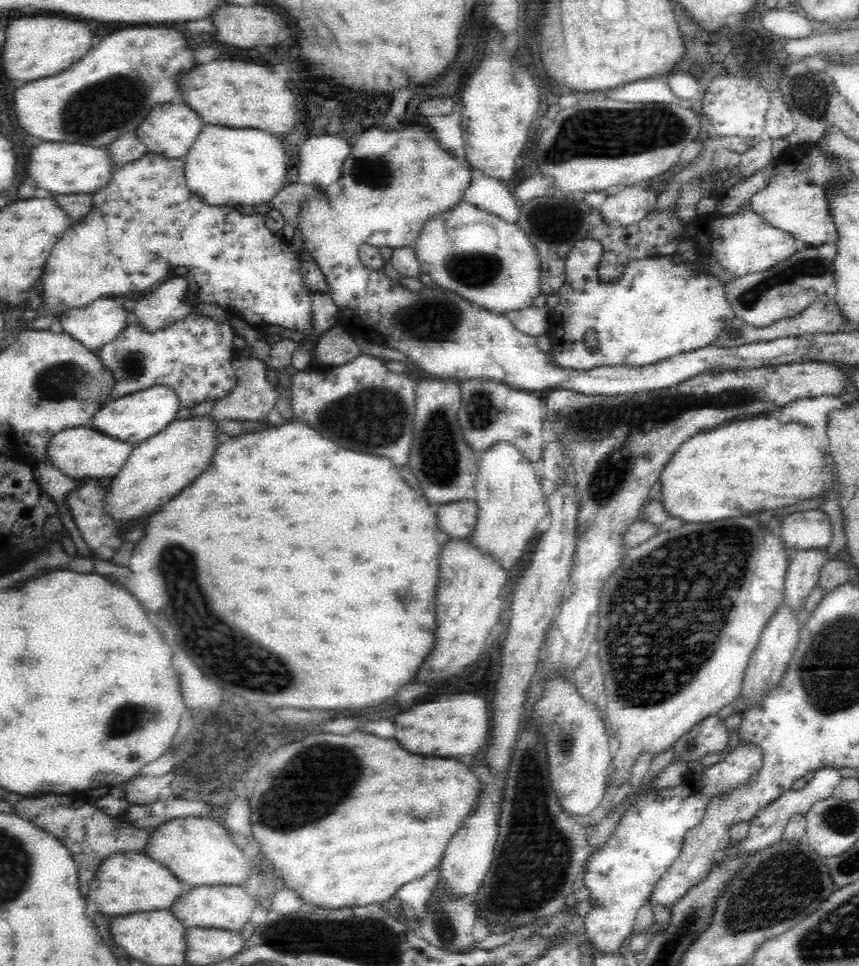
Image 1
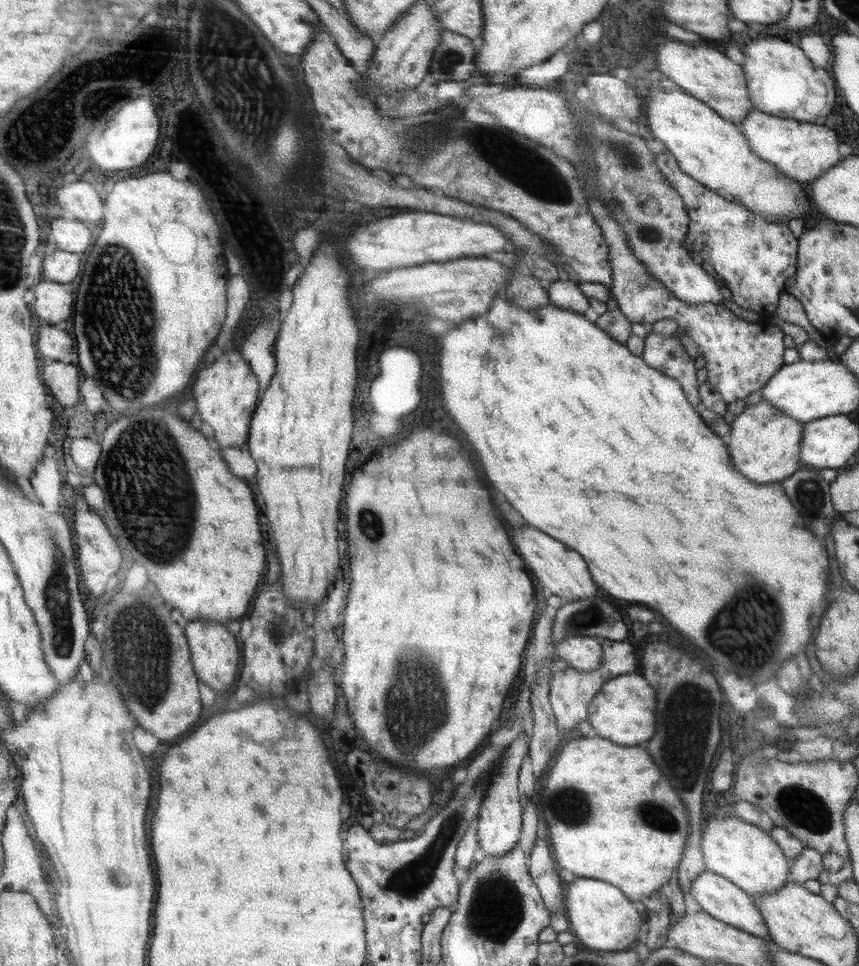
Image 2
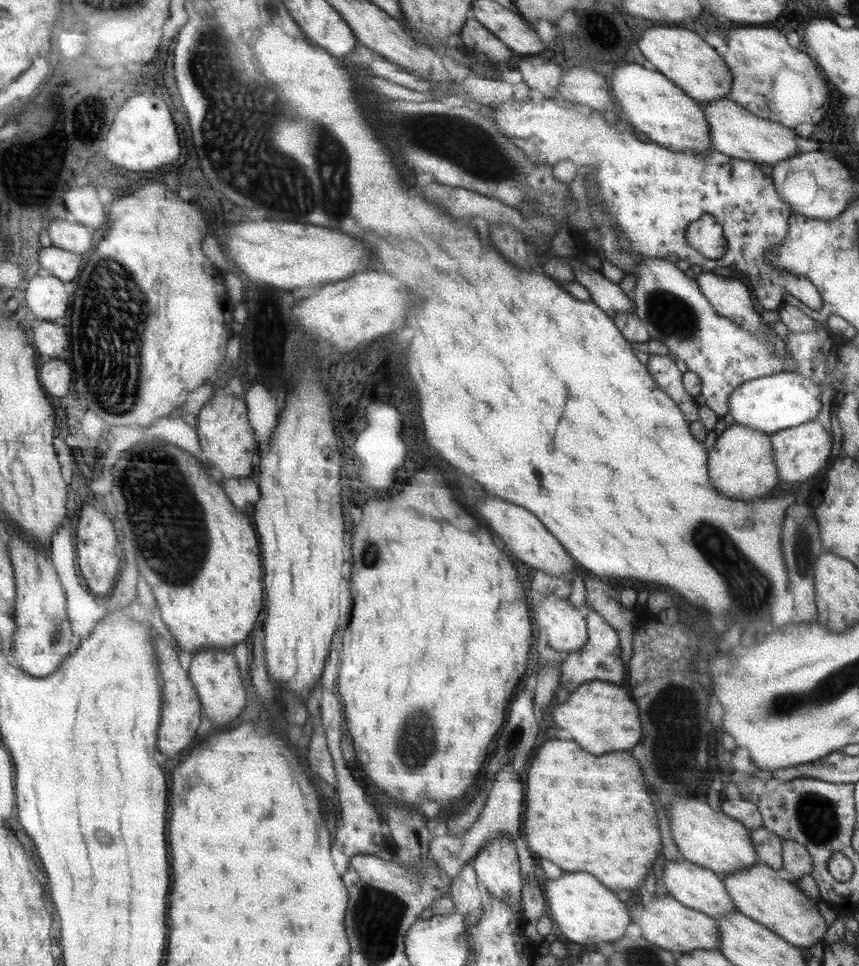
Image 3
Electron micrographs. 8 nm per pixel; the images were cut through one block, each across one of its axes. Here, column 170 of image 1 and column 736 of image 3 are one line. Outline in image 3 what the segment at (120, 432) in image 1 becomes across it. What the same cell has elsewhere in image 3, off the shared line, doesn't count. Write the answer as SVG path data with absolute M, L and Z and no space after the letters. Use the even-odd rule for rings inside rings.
M787 370L739 384L739 388L735 388L735 392L731 392L729 396L729 414L733 416L735 424L767 432L769 436L775 432L783 432L787 428L795 428L799 424L813 422L819 410L821 410L821 390L807 376Z

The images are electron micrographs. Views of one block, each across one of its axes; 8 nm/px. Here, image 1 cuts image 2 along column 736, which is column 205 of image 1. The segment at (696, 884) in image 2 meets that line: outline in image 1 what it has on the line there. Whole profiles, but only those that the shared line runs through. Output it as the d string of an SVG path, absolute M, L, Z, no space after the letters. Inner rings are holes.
M200 886L180 892L170 910L186 928L222 928L240 934L240 930L252 920L256 906L256 898L248 896L240 886Z

